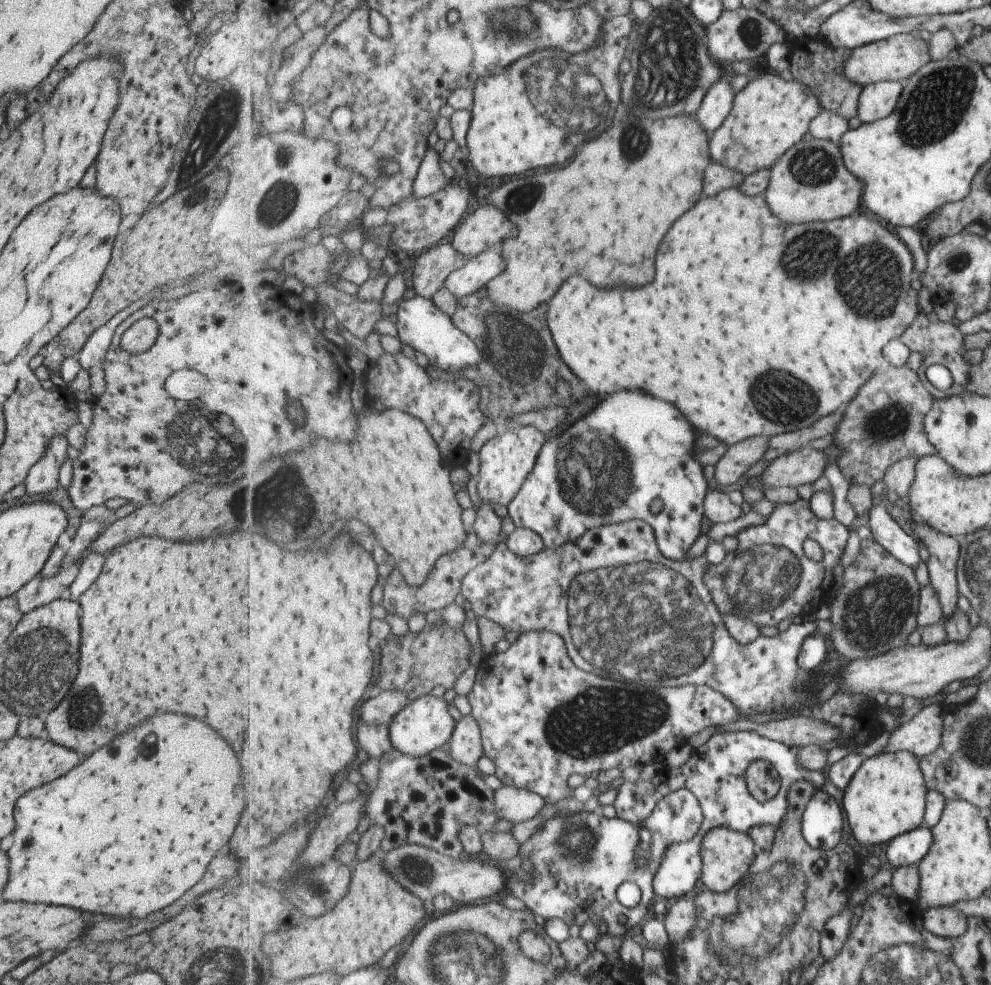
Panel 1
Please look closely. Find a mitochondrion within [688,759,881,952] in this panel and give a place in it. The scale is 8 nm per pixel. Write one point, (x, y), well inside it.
(788, 876)

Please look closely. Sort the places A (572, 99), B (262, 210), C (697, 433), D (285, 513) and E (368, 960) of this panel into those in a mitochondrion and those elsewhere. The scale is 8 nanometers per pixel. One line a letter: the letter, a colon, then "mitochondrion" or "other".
A: mitochondrion
B: mitochondrion
C: other
D: mitochondrion
E: other

